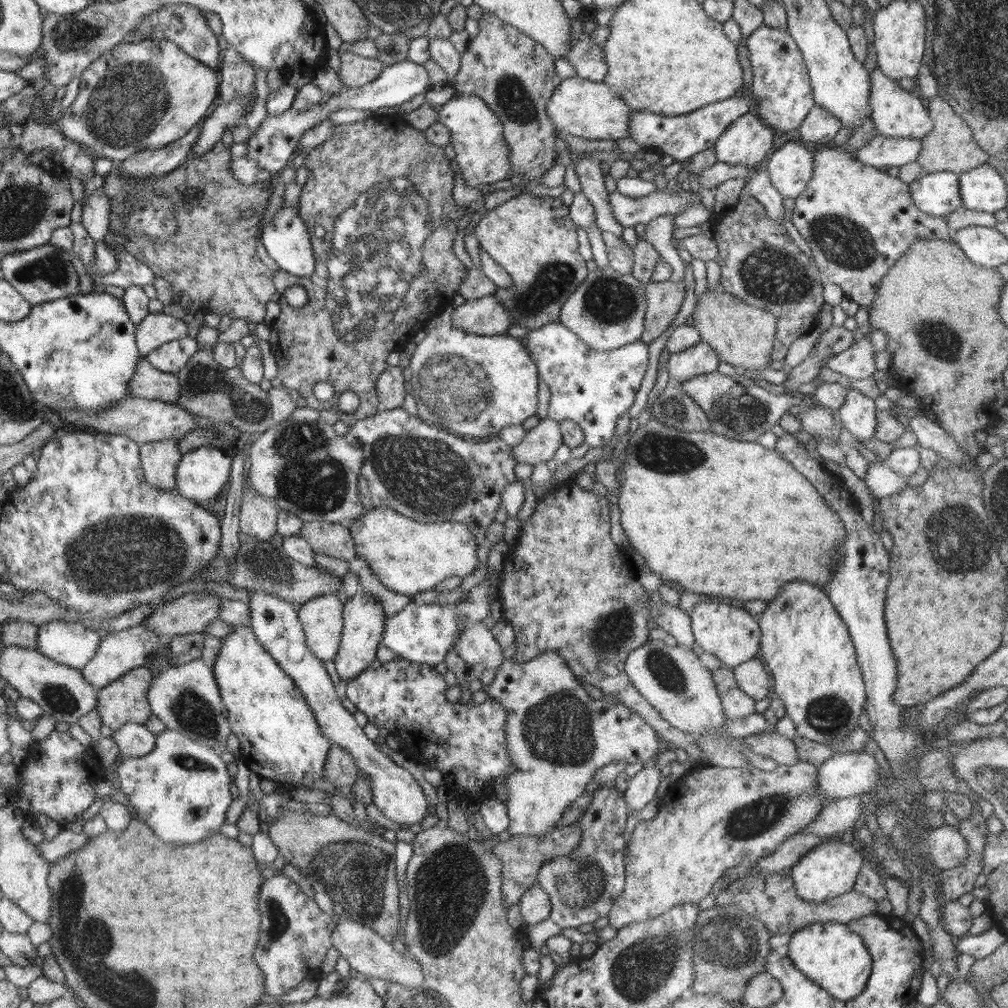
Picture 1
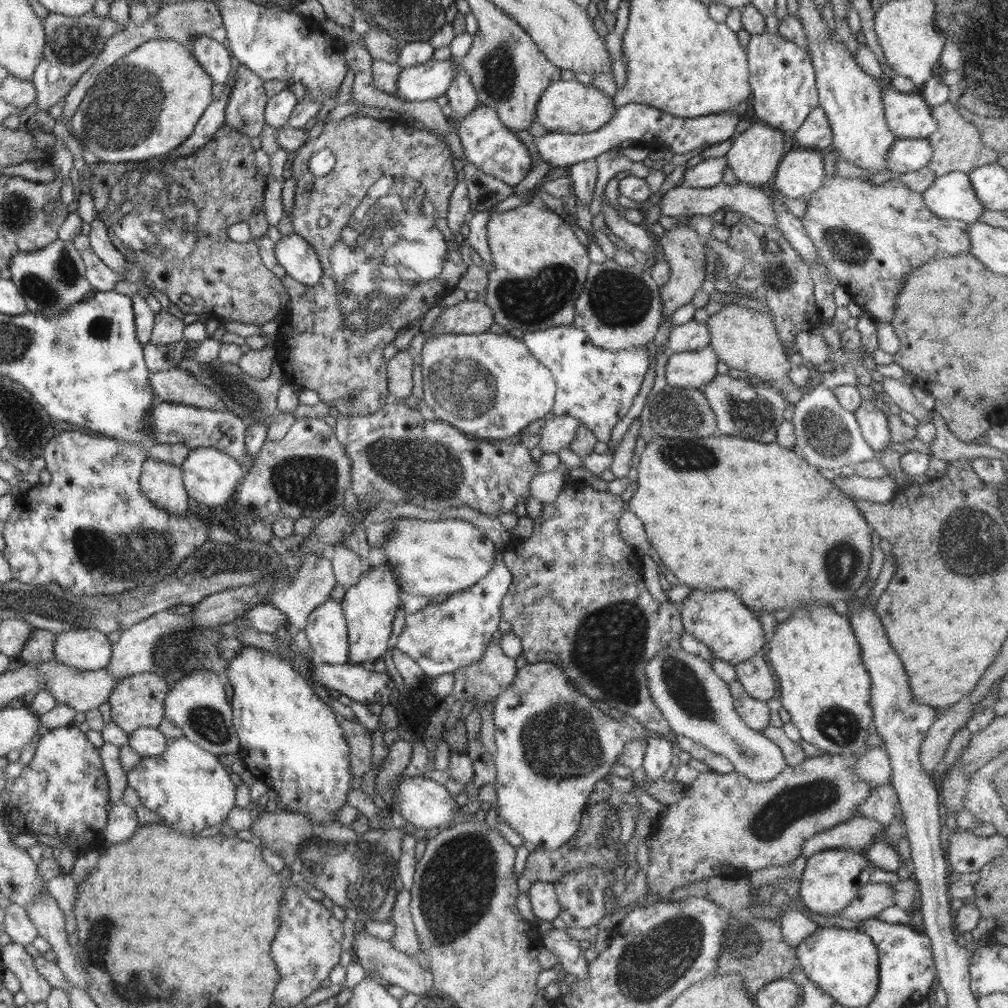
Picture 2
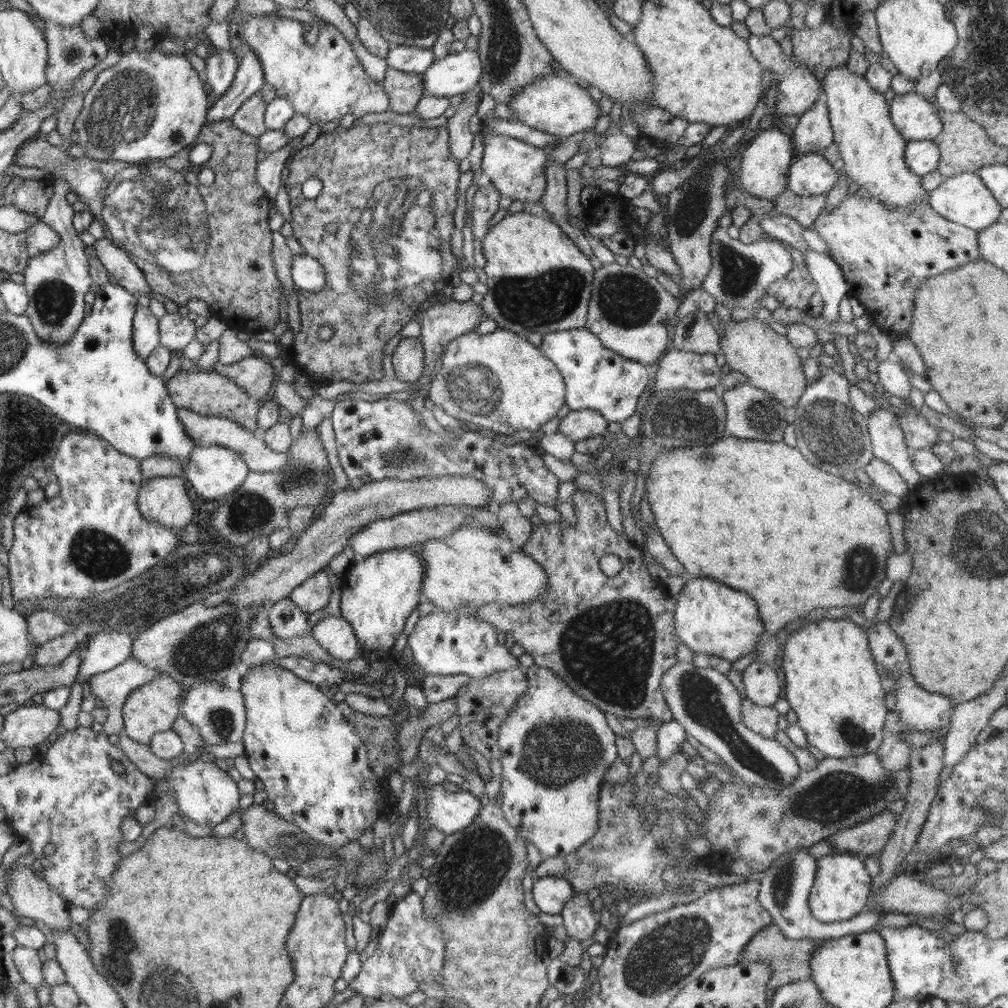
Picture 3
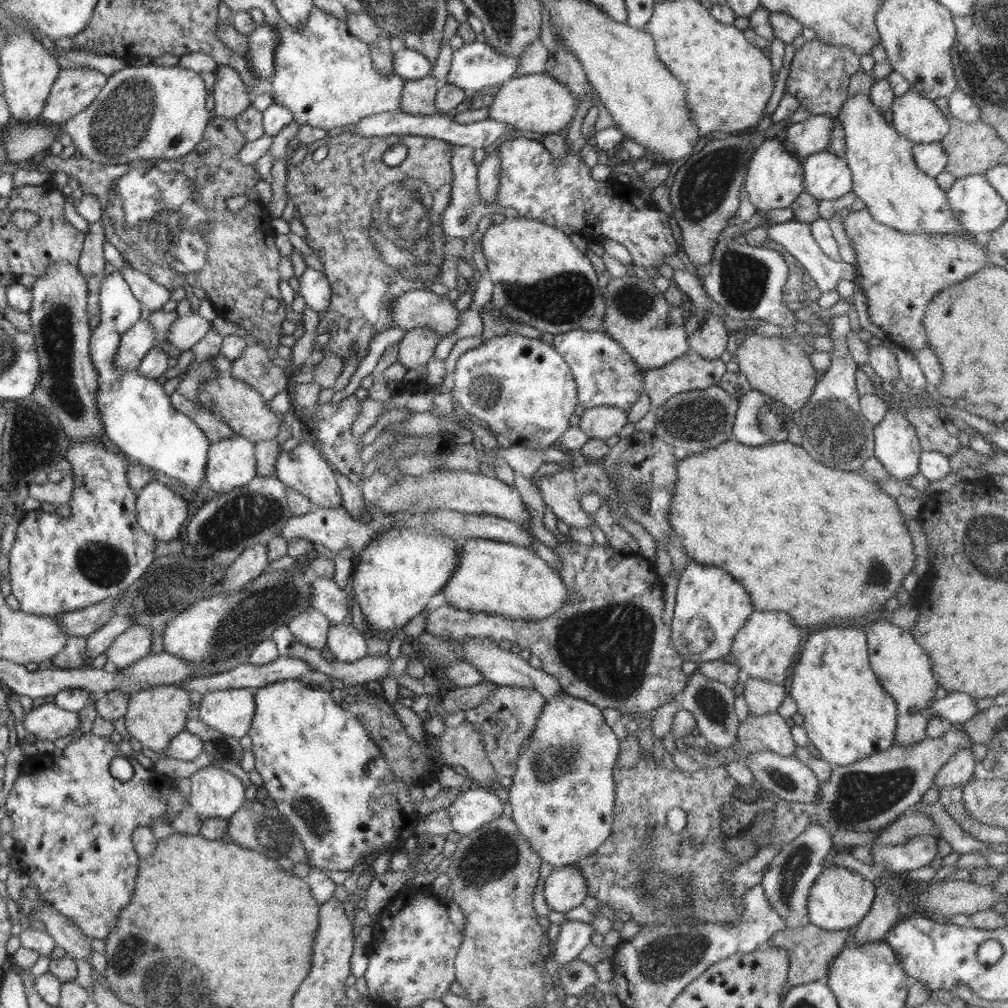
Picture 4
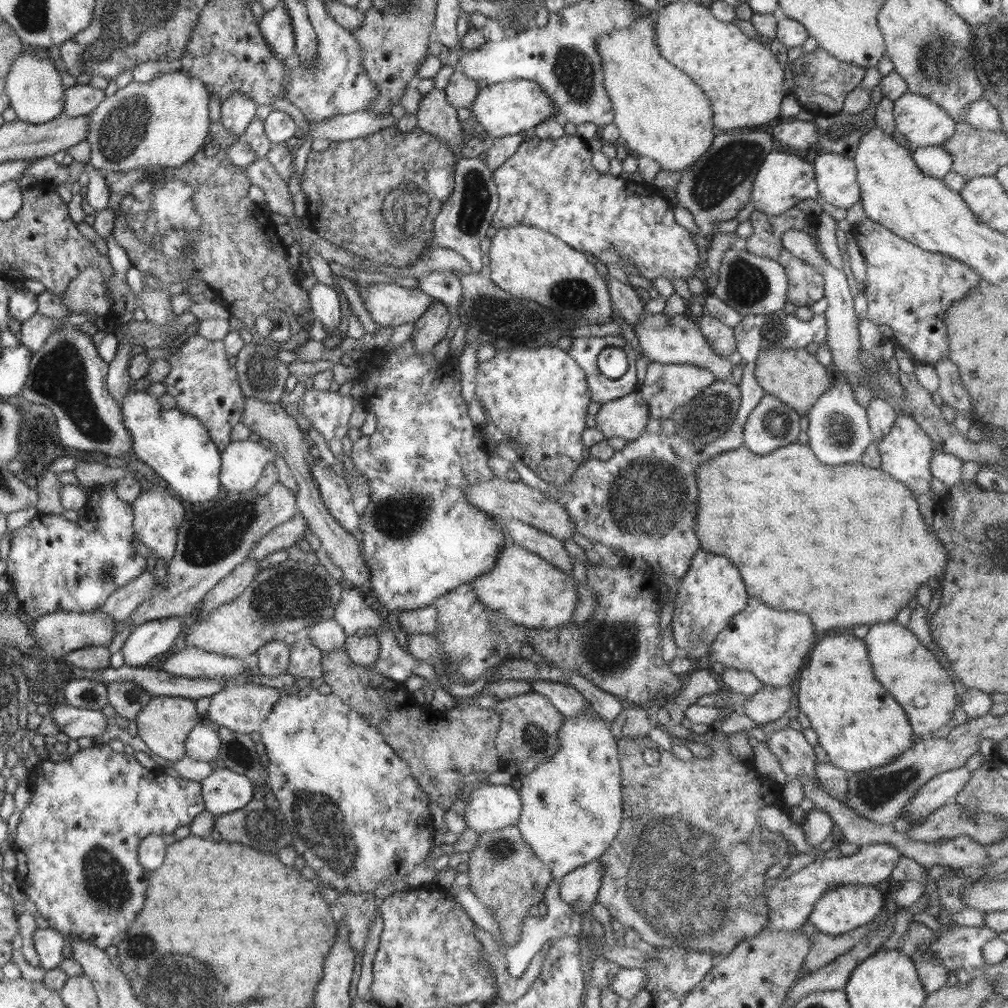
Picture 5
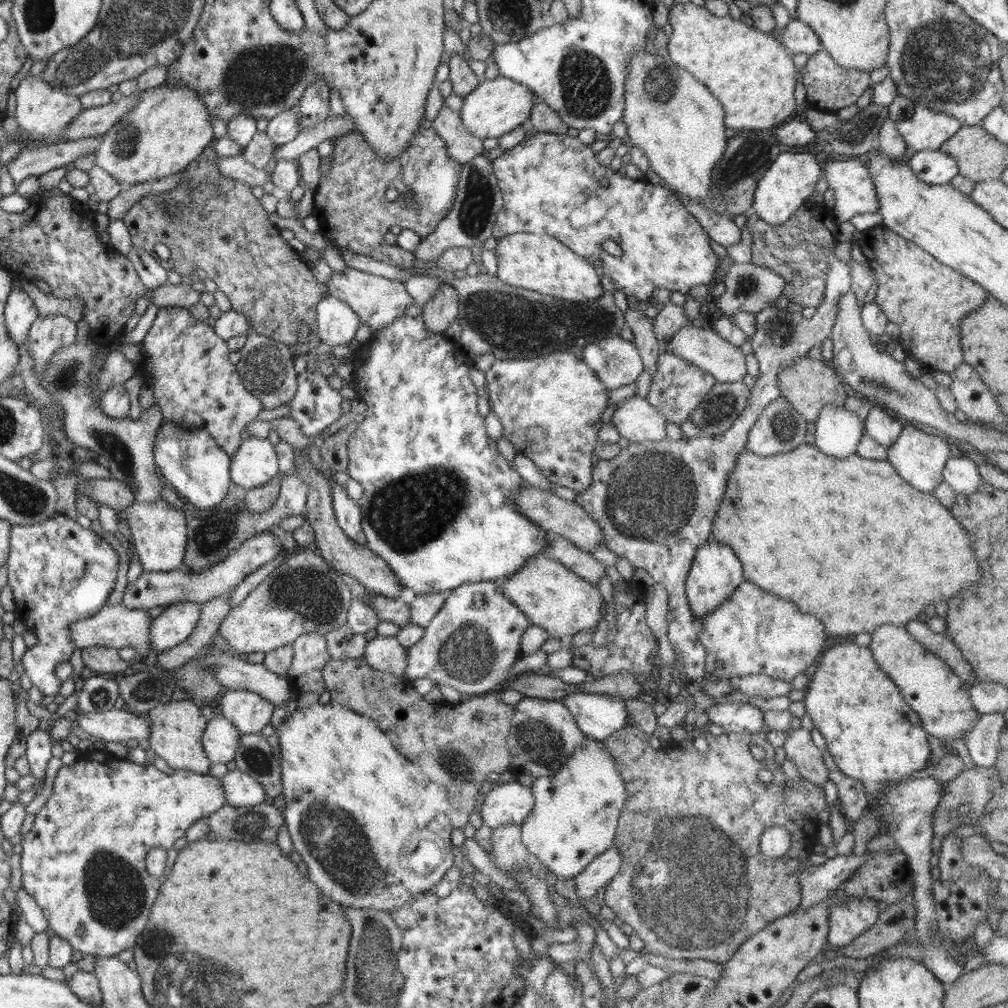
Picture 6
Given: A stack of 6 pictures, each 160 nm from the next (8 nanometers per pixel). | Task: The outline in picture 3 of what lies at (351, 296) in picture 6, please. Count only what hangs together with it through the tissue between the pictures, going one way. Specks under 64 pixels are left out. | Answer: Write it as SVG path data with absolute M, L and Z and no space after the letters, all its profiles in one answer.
M441 301L430 305L418 315L418 324L421 328L421 342L425 352L425 369L420 377L419 385L408 391L399 391L387 393L387 399L396 399L398 401L407 401L412 399L414 392L424 388L430 382L430 373L432 372L436 359L445 351L447 344L454 338L464 333L468 333L479 326L479 323L484 318L484 312L481 305L476 305L474 301L458 302L458 301Z

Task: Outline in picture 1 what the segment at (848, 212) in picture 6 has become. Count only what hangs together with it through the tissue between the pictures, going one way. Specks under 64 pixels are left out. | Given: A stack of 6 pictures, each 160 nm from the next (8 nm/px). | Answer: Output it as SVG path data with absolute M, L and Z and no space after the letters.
M786 142L769 156L764 167L783 198L796 198L812 178L813 162L814 153L800 142Z

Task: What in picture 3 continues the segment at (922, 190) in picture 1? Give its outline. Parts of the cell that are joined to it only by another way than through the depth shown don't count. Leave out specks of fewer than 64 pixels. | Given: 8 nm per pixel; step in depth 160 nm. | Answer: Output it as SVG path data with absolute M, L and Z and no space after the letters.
M963 172L958 176L944 179L938 188L929 191L929 205L940 216L956 224L963 224L979 233L1001 220L1000 212L1003 209L988 187L982 182L980 175L973 172Z

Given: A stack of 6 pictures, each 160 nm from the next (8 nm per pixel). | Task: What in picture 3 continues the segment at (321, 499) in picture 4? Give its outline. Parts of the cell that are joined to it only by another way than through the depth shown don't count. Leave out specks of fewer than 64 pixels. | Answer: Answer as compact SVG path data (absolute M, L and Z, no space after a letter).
M179 408L177 413L180 422L185 426L188 436L191 436L196 447L220 445L231 448L234 452L239 452L239 456L247 464L249 471L276 472L287 467L289 463L289 454L287 452L274 452L266 446L261 435L246 430L241 424L233 420L215 416L202 416L197 412L185 408Z

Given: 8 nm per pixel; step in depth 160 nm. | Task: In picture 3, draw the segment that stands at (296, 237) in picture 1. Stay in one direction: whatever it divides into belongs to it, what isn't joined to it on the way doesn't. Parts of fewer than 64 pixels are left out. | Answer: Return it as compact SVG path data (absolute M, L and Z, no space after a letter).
M309 254L294 255L291 261L294 285L304 292L318 294L326 288L327 280L323 266Z

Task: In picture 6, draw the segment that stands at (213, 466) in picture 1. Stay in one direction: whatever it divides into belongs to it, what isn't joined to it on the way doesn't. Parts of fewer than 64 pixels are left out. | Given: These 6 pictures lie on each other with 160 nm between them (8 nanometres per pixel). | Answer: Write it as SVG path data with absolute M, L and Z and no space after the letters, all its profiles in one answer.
M248 437L231 456L231 481L248 490L280 475L275 446L268 439Z

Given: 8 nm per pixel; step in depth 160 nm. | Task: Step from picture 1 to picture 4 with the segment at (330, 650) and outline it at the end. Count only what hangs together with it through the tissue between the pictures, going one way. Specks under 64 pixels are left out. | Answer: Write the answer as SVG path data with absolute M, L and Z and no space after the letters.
M351 623L332 625L328 632L327 647L336 660L356 662L368 654L367 640Z

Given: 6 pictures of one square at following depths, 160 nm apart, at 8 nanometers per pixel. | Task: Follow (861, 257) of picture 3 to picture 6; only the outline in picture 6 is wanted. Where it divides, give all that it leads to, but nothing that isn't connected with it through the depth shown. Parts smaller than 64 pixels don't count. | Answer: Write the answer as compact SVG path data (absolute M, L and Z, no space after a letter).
M882 224L868 228L866 232L862 231L860 237L856 239L878 283L874 302L884 311L889 322L900 326L898 339L903 350L908 356L919 360L928 370L941 370L950 374L959 364L964 363L960 344L960 321L963 316L969 315L969 312L975 311L984 304L990 294L976 282L972 282L953 268L942 264L923 248Z

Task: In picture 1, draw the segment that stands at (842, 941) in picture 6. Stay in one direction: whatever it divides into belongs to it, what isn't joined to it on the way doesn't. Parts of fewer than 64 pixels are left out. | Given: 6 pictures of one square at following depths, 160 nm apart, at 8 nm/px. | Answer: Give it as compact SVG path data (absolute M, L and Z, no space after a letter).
M842 837L825 839L790 867L797 895L806 902L816 904L854 890L863 859L862 851L854 841Z

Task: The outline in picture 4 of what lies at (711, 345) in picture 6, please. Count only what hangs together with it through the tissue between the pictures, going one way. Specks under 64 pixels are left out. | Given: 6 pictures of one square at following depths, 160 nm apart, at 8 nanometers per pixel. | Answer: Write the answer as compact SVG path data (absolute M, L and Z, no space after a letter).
M638 275L611 277L602 297L606 305L603 316L605 332L644 369L660 368L691 351L682 310L664 299L652 280L644 280Z

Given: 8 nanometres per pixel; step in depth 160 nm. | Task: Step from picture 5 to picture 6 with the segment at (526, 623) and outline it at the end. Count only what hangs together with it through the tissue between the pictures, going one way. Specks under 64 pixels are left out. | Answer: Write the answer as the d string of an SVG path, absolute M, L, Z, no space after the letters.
M546 554L534 556L520 572L502 580L505 597L514 603L532 625L542 627L554 639L574 636L582 630L596 632L602 615L603 597L598 586L576 575Z

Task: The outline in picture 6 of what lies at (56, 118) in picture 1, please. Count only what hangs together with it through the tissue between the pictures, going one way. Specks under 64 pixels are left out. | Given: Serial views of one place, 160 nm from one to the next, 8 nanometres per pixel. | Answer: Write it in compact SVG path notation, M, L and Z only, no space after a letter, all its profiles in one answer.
M150 88L138 94L135 107L103 135L95 165L103 168L121 184L143 183L179 173L206 150L213 140L211 114L196 92L188 88Z

